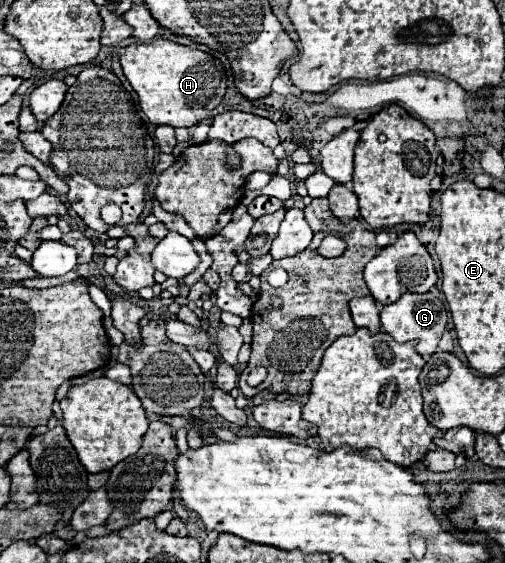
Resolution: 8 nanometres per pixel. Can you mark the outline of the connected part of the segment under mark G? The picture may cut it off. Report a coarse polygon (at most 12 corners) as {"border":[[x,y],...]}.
{"border":[[406,292],[382,308],[382,328],[396,342],[438,350],[446,304],[432,292]]}

